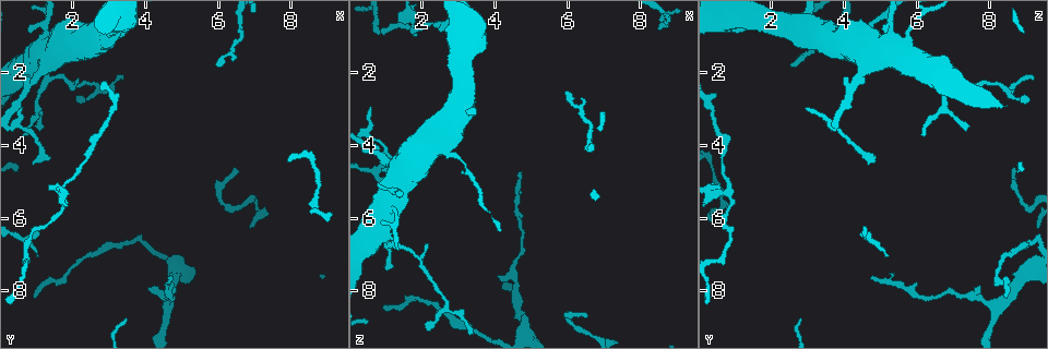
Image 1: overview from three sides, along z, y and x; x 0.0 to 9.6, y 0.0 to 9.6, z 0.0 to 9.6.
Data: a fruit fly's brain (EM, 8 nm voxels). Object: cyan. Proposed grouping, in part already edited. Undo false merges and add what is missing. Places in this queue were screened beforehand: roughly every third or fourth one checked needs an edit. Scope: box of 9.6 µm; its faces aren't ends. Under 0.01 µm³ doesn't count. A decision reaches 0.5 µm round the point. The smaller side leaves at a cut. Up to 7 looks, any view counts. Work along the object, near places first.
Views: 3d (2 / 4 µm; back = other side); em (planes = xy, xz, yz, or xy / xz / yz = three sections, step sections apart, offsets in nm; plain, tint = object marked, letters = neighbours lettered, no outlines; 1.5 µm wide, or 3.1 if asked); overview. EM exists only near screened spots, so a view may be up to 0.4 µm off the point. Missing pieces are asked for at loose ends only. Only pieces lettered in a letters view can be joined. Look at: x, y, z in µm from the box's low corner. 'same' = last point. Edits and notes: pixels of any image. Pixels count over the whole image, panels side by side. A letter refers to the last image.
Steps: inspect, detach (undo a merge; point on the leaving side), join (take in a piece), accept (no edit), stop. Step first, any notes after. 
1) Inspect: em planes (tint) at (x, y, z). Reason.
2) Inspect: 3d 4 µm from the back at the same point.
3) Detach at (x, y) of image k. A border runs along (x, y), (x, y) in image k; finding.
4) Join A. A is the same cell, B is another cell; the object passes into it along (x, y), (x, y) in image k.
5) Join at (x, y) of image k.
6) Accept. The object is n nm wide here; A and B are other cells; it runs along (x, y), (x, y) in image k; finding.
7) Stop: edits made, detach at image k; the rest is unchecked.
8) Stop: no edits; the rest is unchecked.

Inspect: 3d 2 µm from the back at (0.90, 8.20, 8.40). Long arm stops here.

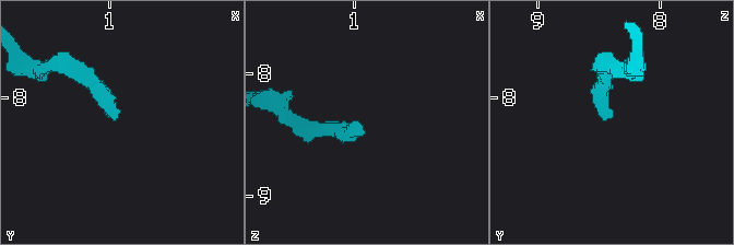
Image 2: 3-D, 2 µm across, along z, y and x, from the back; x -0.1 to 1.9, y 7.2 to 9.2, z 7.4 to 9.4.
Inspect: em yz step 4 (tint) at (0.94, 8.20, 8.42).

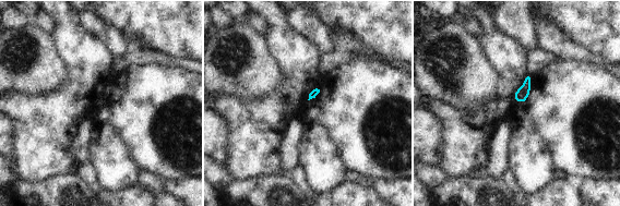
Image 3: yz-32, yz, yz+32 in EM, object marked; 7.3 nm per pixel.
Inspect: em planes (letters) at the same point. Another direction.

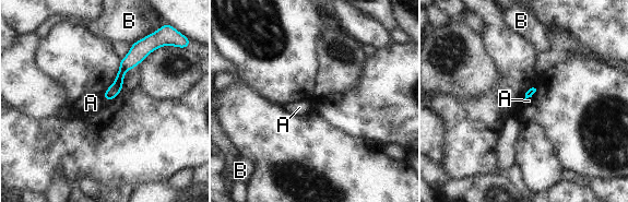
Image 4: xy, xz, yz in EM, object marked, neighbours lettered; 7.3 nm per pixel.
Accept. A and B are other cells; it runs along (142, 50), (107, 97) in image 4; no lettered piece goes on from it.

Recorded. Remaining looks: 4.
Inspect: em yz step 4 (tint) at (2.65, 2.45, 8.45). Abrupt turn.

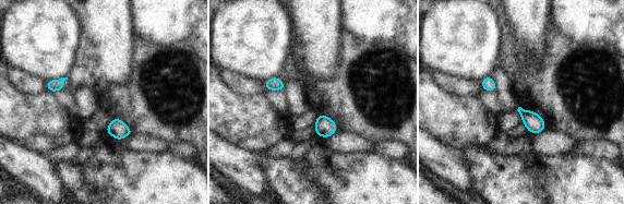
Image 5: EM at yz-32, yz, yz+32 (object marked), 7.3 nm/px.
Inspect: em planes (tint) at the same point.

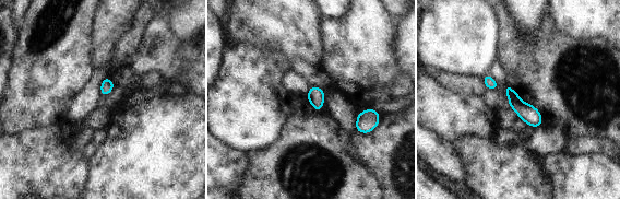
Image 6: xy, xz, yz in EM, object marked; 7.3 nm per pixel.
Inspect: em planes (letters) at the same point. What lies round it.

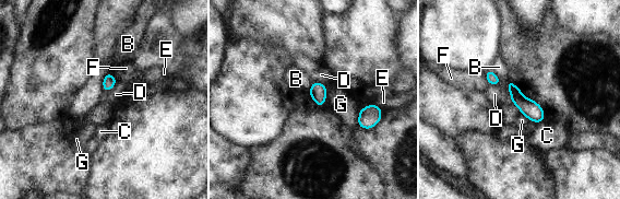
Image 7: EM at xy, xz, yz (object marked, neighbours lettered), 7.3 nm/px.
Accept. B, C, D, E, F and G are other cells; a border runs along (509, 79), (507, 88), (510, 100) in image 7; all the same neuron.

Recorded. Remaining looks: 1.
Stop: no edits; the rest is unchecked.

